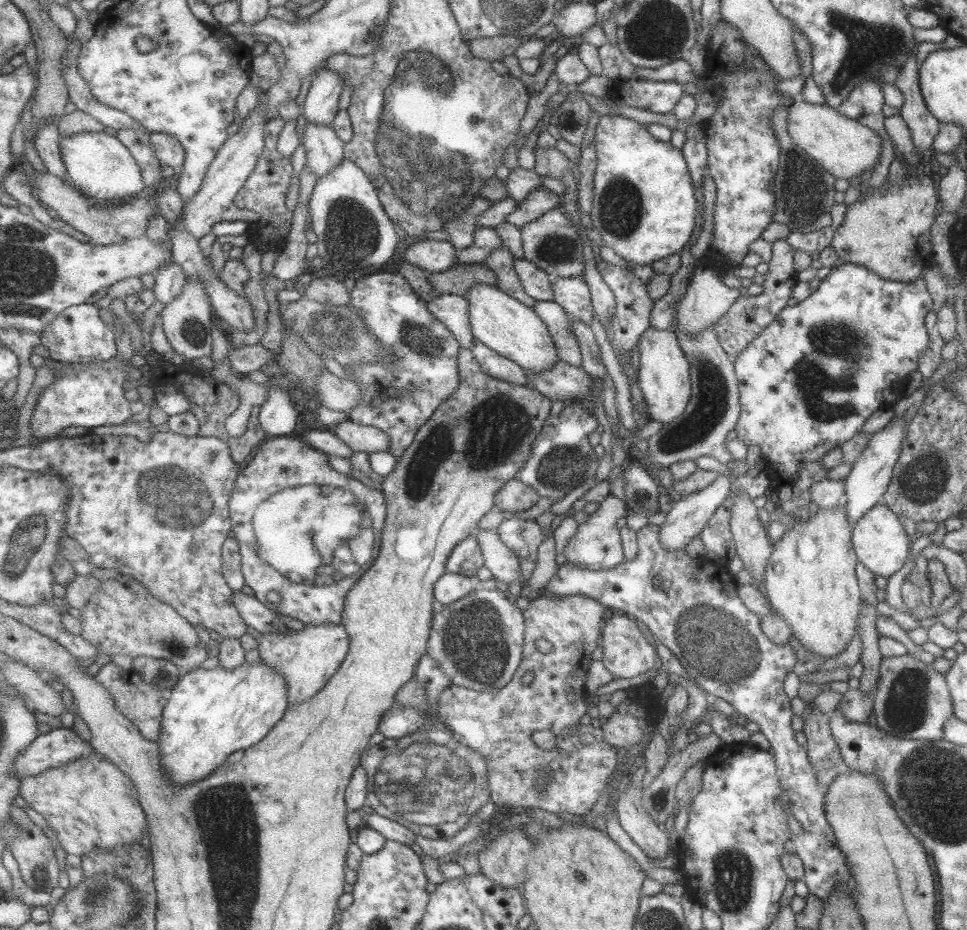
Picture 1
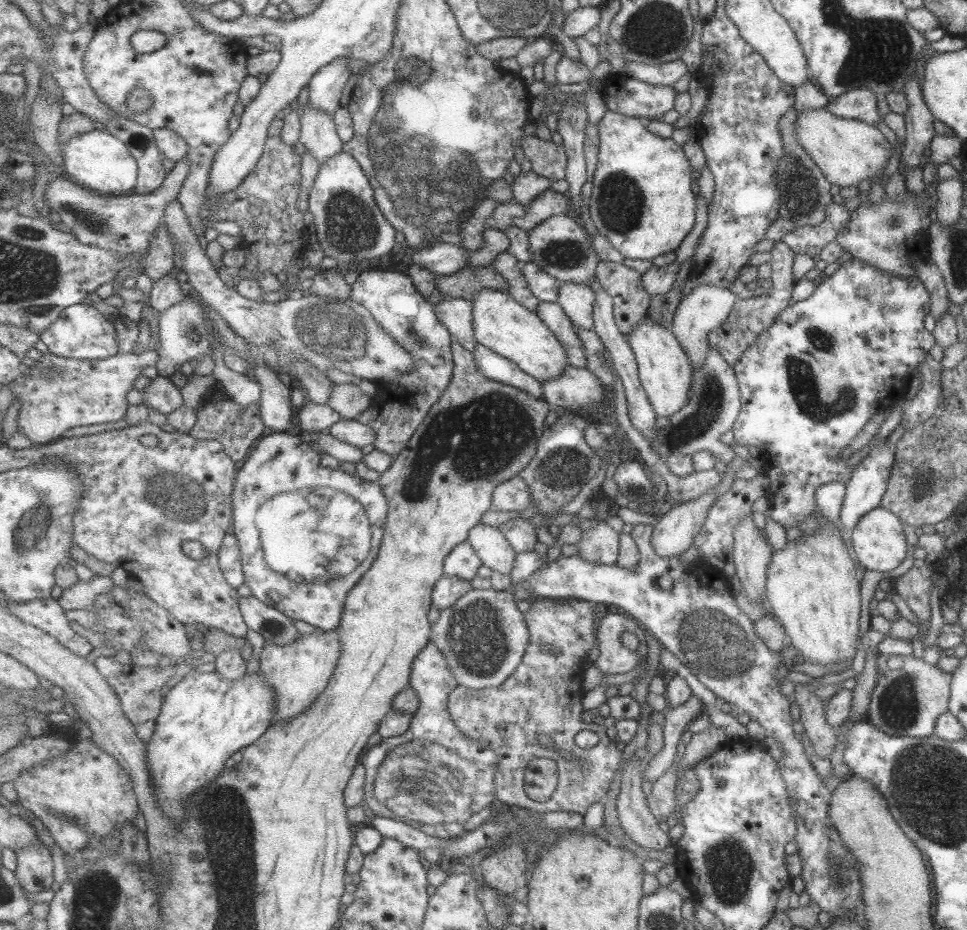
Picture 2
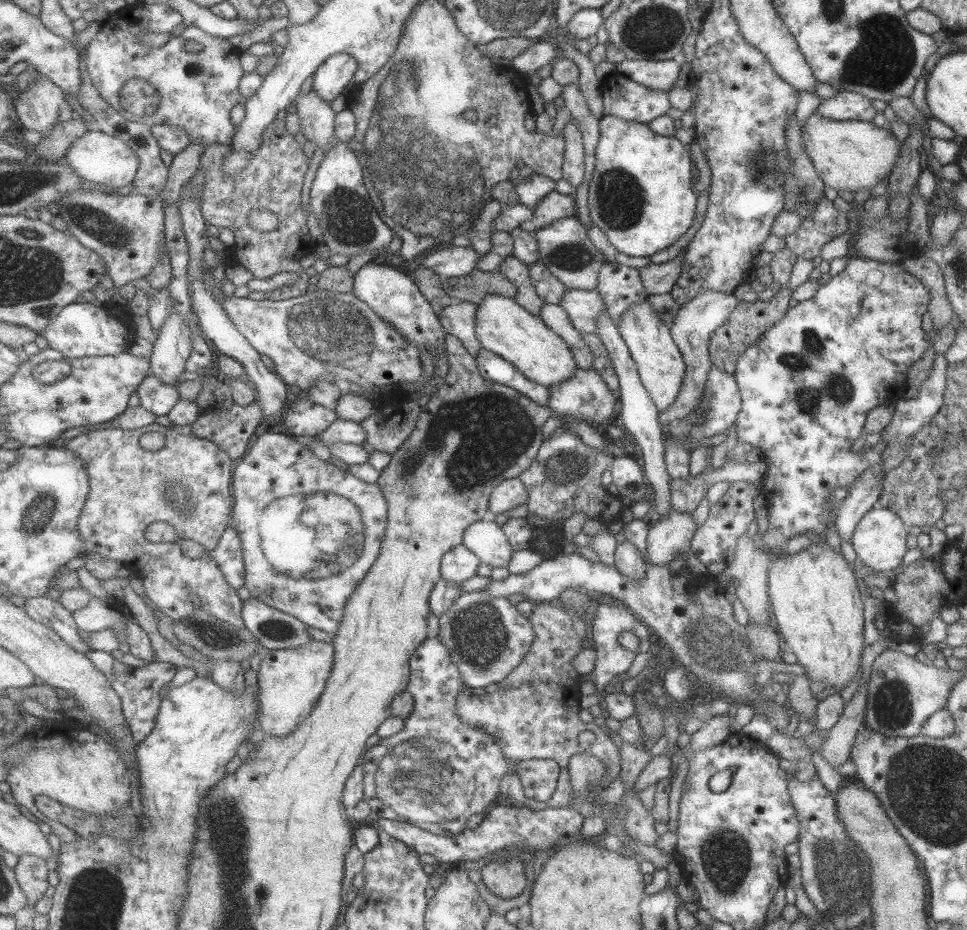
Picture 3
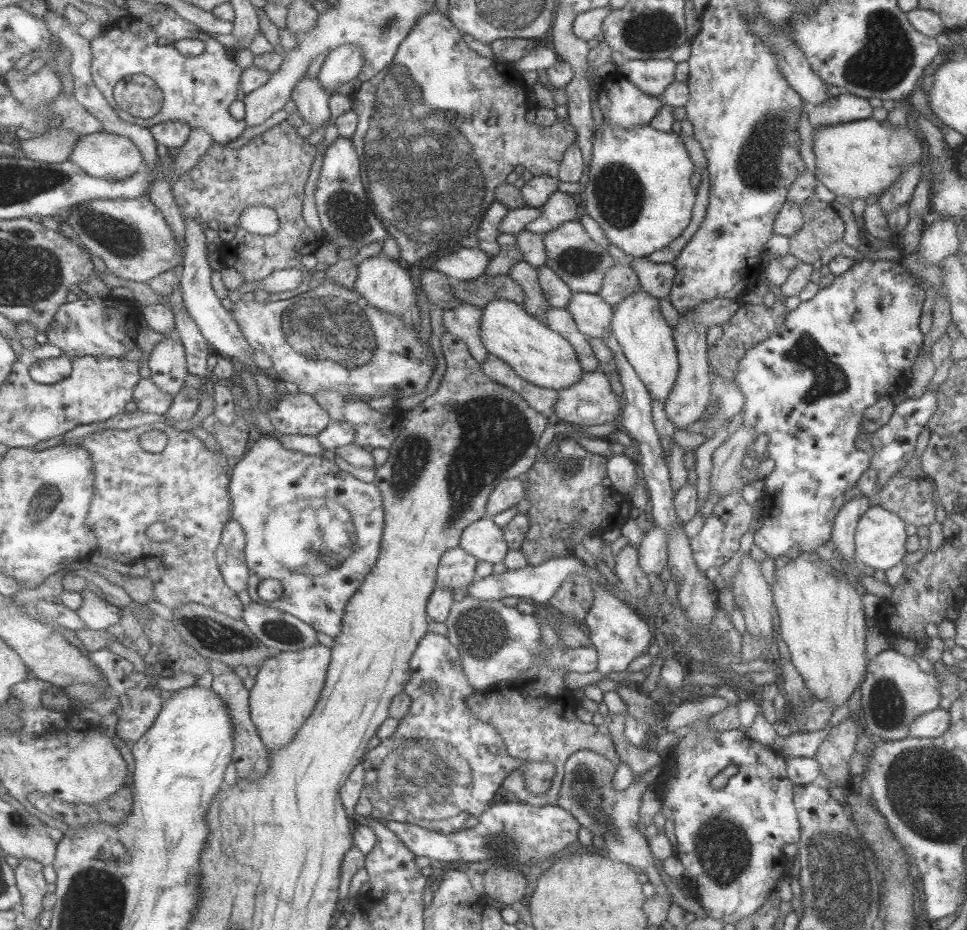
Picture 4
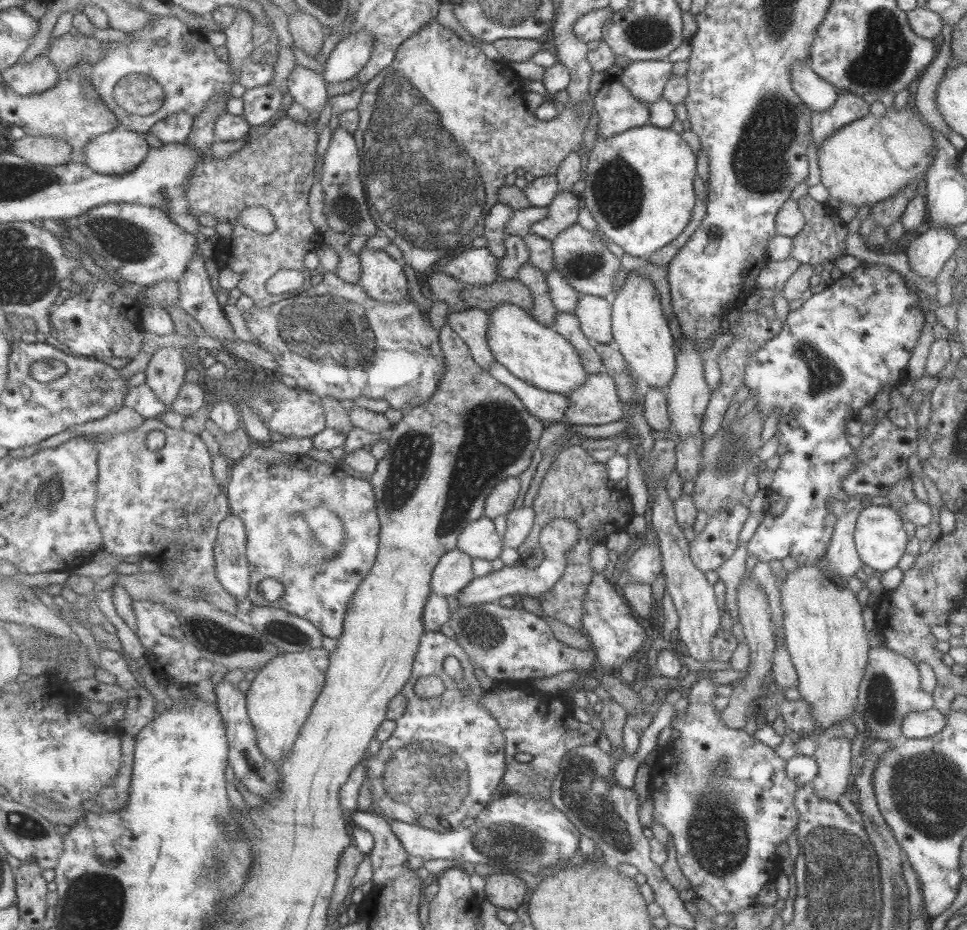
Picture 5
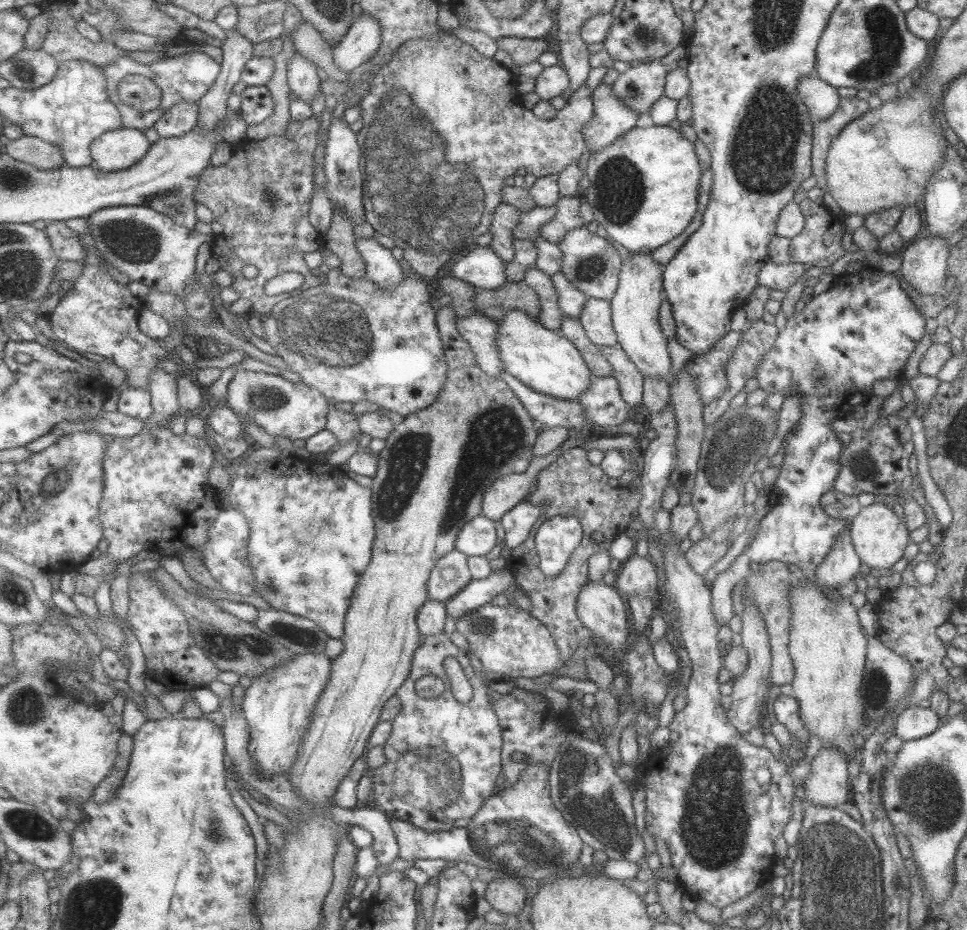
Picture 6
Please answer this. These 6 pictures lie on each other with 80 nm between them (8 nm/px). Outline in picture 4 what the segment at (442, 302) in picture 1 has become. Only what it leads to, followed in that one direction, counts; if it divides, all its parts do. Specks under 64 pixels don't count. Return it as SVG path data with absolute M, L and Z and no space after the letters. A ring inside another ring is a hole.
M463 303L451 310L445 309L443 322L446 332L451 332L469 346L475 360L482 364L490 355L481 338L481 324L483 322L484 309Z

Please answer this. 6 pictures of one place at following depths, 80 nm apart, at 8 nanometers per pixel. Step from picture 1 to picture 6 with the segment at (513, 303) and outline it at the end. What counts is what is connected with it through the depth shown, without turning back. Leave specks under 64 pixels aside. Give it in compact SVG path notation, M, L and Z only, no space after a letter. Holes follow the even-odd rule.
M512 310L499 322L497 346L506 370L537 392L577 401L593 381L591 371L569 338L560 331L546 328L536 317L523 310Z

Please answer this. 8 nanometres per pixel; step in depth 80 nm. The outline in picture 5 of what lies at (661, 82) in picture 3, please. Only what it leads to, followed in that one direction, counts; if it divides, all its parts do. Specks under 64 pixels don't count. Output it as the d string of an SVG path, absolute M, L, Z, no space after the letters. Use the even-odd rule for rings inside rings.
M667 59L661 60L635 60L622 68L622 73L618 76L620 83L629 91L629 94L639 102L653 104L661 98L664 84L669 80L672 63Z

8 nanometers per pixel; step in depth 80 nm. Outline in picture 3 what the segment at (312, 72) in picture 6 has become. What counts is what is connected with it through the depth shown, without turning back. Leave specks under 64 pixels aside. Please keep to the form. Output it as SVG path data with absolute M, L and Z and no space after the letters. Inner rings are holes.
M315 89L300 94L295 106L302 120L303 135L309 141L315 141L318 147L325 146L325 152L337 146L336 116L331 103L325 100Z

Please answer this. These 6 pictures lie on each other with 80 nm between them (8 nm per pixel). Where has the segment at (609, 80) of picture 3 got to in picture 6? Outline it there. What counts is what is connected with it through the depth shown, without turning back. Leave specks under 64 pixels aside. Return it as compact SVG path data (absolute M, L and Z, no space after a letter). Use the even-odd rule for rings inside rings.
M601 83L592 89L592 108L592 118L581 128L589 153L599 152L624 132L631 130L639 117L612 95L611 84Z

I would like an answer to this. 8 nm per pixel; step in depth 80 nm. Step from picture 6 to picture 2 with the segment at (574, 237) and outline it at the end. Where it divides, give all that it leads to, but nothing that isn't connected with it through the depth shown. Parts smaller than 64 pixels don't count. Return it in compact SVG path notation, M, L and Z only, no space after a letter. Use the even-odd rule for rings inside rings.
M568 214L552 216L529 232L532 262L539 264L548 274L565 283L589 286L589 281L596 275L597 264L600 263L589 240L583 228L574 218L569 218Z

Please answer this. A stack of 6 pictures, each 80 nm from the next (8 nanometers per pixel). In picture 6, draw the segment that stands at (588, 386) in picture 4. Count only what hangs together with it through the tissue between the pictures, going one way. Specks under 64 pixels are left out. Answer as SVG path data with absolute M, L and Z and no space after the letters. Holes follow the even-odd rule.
M611 375L593 377L588 391L579 397L577 402L584 408L586 417L589 422L595 424L595 428L599 428L599 426L617 426L632 416L631 407L627 406L627 403L621 398L618 382Z

